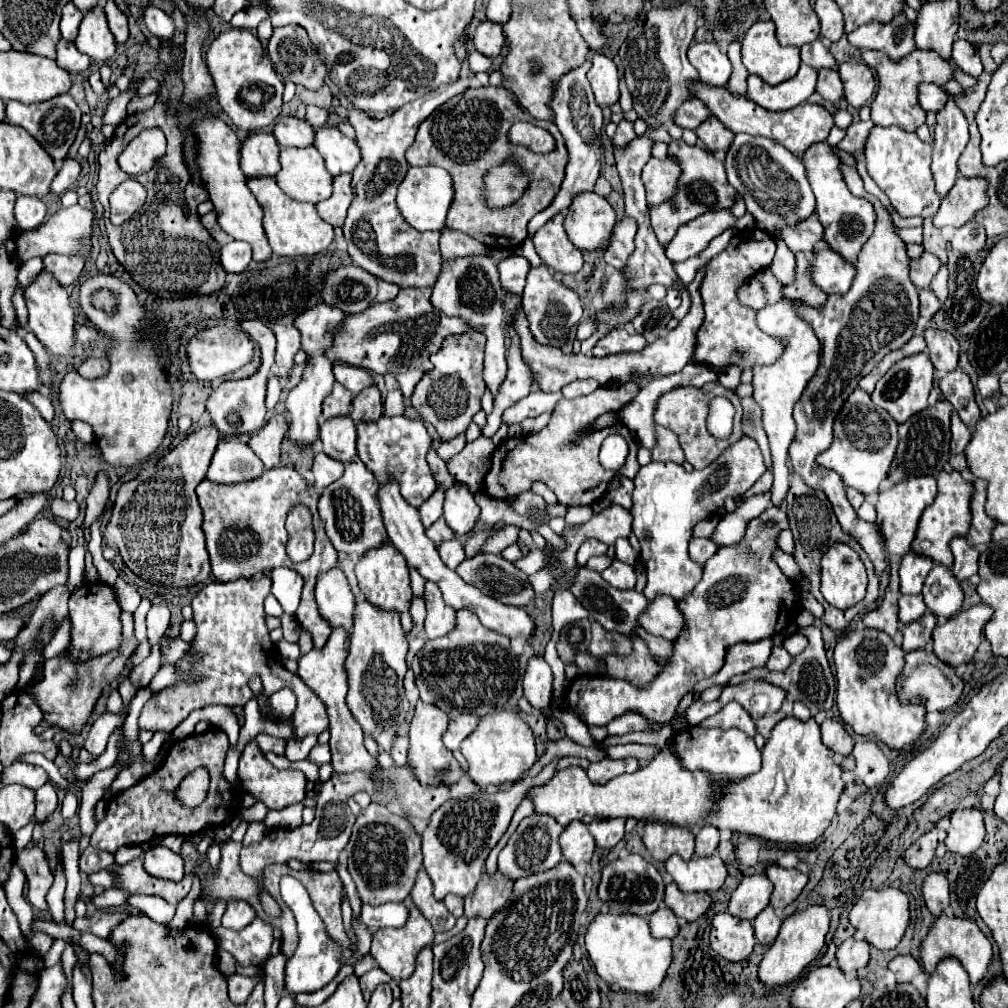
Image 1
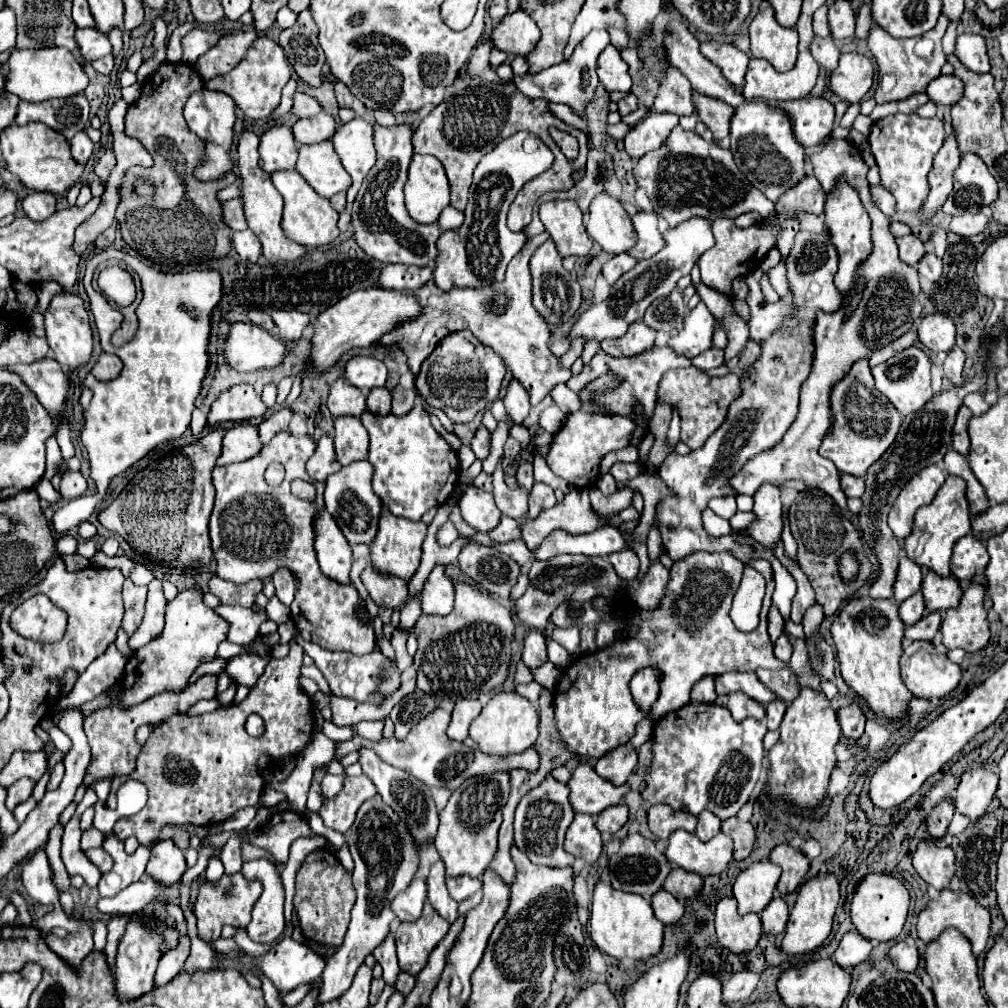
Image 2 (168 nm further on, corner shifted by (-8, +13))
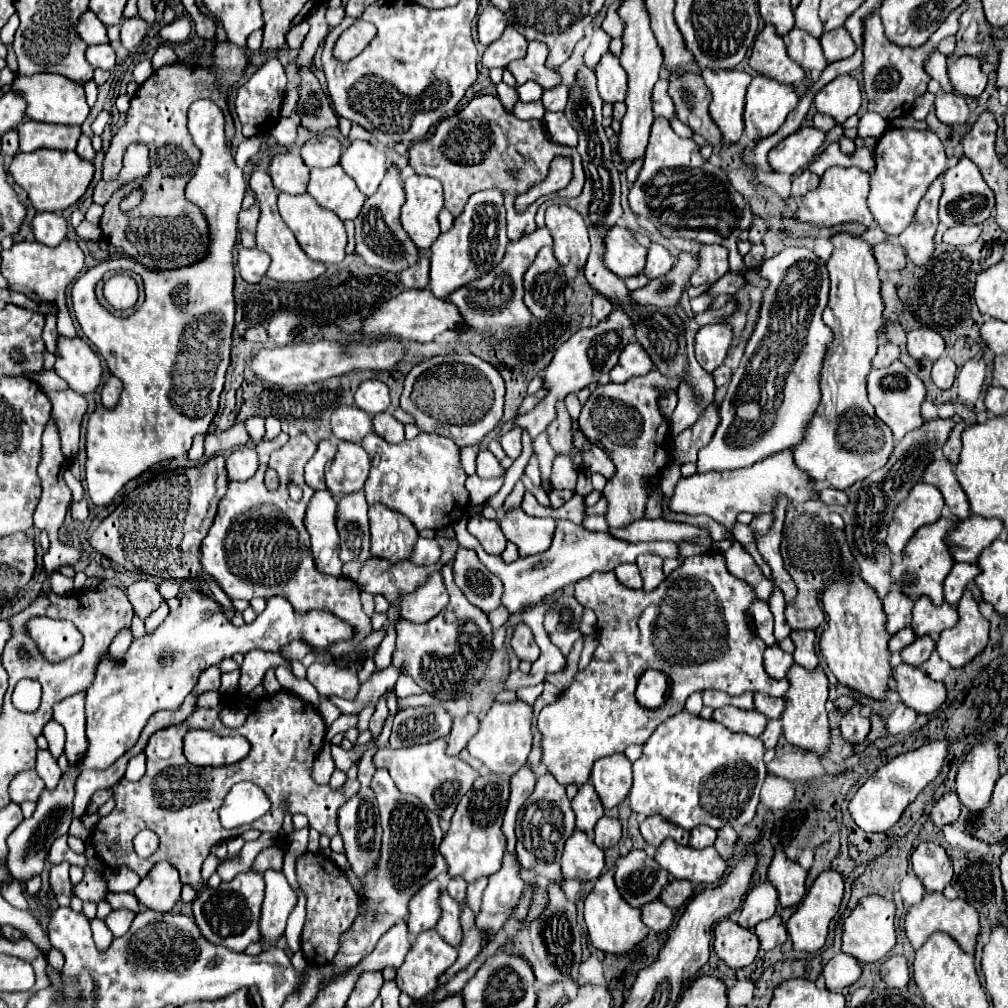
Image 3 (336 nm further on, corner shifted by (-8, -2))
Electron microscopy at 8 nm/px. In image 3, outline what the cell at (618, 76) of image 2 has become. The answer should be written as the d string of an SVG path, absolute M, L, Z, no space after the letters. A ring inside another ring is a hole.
M606 52L596 66L598 92L604 102L624 102L626 98L626 72L612 52Z

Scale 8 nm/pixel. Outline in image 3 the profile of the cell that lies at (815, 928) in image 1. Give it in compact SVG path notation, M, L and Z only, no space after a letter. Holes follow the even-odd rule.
M834 868L824 870L814 884L810 886L808 894L804 896L804 900L798 904L796 912L790 916L790 920L786 922L788 928L788 936L794 942L794 950L802 950L802 952L818 952L828 936L828 924L834 918L834 914L840 908L840 900L844 894L844 882L842 882L842 874L836 872Z

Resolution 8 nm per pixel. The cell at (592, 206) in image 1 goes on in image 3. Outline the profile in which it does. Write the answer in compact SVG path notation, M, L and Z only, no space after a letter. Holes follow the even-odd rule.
M624 226L610 228L610 232L604 238L604 244L604 262L614 274L618 274L620 278L642 274L648 250L636 242L630 230L626 230Z

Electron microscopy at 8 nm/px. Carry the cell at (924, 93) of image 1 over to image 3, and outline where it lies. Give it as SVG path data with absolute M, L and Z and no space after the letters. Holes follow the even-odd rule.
M942 94L936 96L936 116L942 124L954 126L954 124L968 124L968 118L972 114L972 106L966 98L956 94Z

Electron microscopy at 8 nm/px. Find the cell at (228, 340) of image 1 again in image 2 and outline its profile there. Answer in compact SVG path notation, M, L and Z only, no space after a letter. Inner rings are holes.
M252 323L230 325L222 347L226 363L236 371L260 371L276 367L284 357L284 343Z

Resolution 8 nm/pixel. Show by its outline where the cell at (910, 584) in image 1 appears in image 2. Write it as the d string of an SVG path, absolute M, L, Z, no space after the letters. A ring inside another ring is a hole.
M902 557L900 567L898 567L898 577L894 583L894 599L902 603L904 599L908 599L916 591L920 591L922 579L924 579L922 569L916 563L908 561L908 557Z

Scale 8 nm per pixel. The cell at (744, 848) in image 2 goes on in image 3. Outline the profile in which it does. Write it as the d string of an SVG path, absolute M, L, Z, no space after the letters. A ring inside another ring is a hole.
M722 828L722 830L718 830L718 838L714 842L714 848L720 852L720 856L724 860L728 860L732 856L736 838L738 838L738 834L734 832L734 828Z

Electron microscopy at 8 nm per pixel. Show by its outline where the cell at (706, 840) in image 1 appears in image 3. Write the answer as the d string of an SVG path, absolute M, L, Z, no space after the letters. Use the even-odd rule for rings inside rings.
M696 826L694 830L690 830L690 846L692 848L706 848L712 846L716 840L716 830L708 828L708 826Z

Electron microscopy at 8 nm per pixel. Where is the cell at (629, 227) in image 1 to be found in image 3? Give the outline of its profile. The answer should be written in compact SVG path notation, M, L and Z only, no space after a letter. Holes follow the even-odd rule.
M652 244L648 250L648 260L646 260L646 268L644 268L644 276L646 278L660 278L666 276L668 270L672 270L674 260L670 256L670 252L662 246L662 244Z

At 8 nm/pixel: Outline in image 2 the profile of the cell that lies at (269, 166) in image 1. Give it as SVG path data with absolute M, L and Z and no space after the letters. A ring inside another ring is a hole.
M284 125L270 127L260 137L260 161L266 173L280 169L294 169L296 159L298 159L298 147L288 127Z

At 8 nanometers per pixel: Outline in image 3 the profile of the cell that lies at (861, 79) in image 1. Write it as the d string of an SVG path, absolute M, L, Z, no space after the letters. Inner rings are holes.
M850 74L838 76L816 94L814 104L816 112L832 116L836 124L842 124L846 118L856 114L862 104L860 86Z

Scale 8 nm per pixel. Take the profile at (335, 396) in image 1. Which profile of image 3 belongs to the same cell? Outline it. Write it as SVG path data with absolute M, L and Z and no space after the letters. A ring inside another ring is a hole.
M340 406L332 414L332 434L344 442L360 444L372 432L372 418L356 406Z

